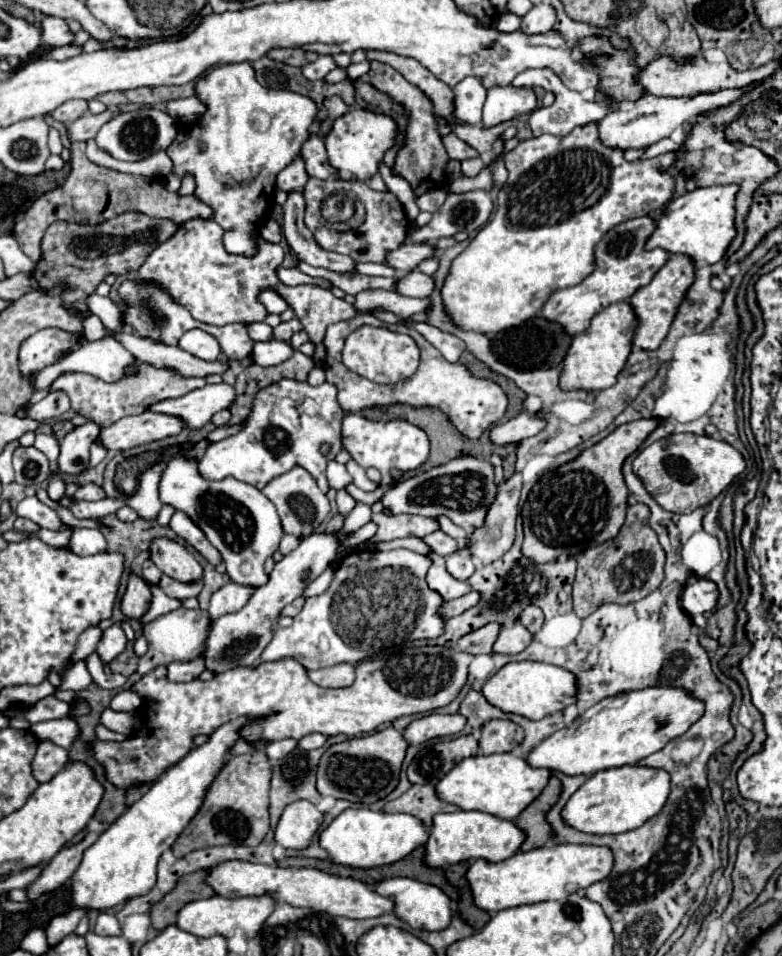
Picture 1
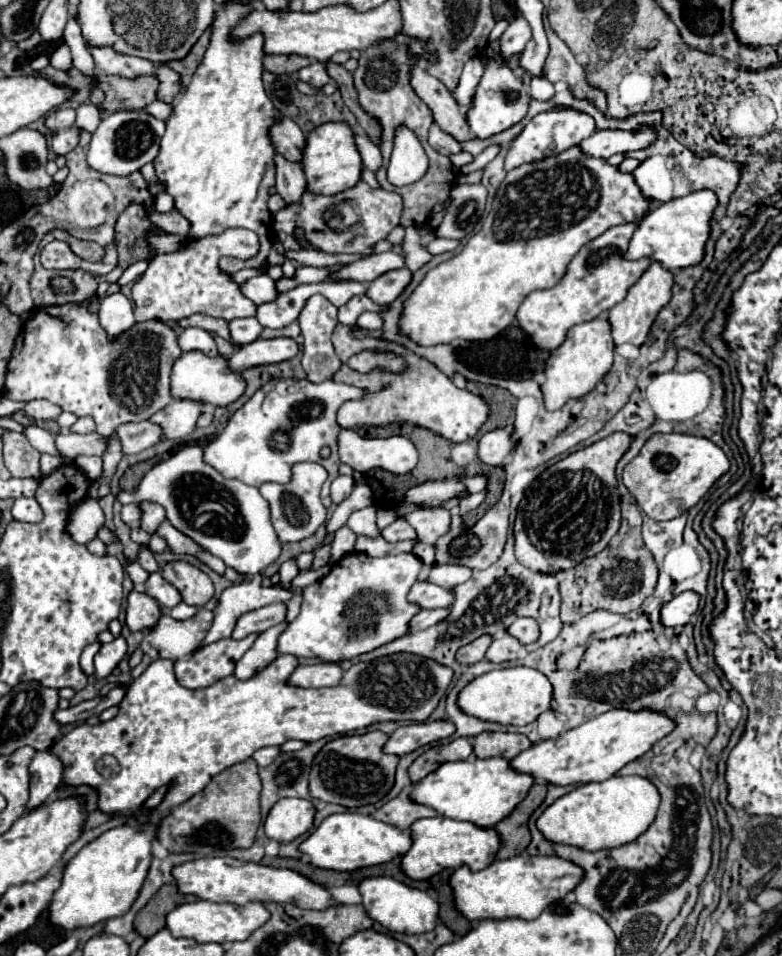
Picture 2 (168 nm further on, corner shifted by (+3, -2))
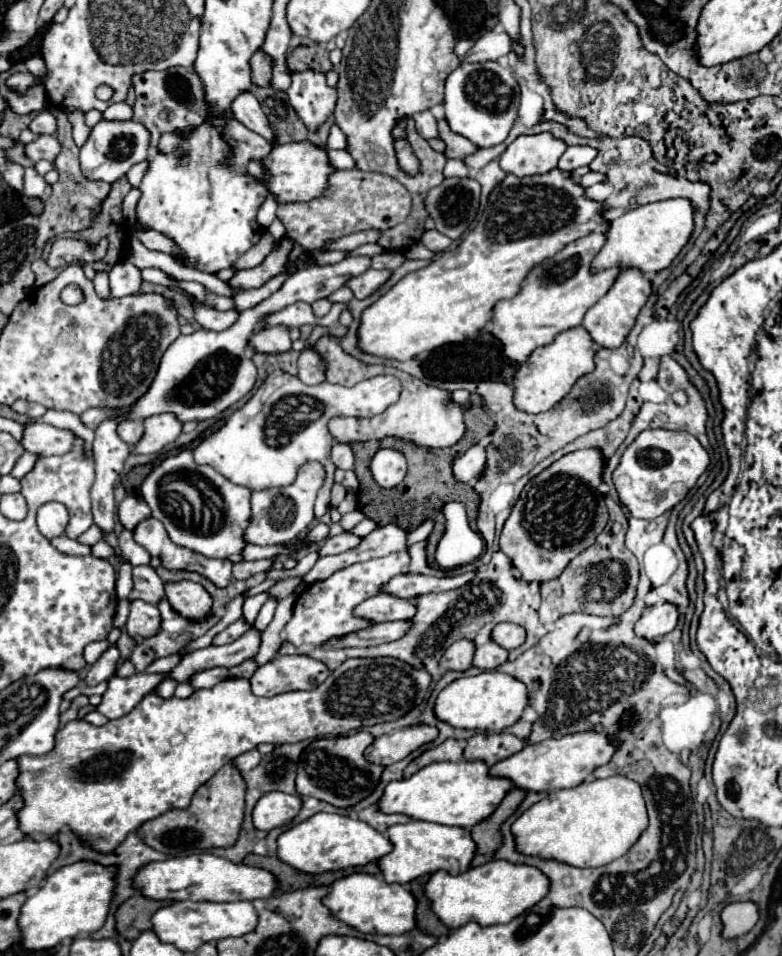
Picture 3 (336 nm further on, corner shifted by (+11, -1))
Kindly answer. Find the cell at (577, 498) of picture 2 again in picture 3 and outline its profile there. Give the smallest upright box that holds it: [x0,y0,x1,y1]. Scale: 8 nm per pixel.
[501,450,609,584]

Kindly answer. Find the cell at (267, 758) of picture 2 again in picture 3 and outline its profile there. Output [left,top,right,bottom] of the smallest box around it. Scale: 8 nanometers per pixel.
[233,750,261,772]

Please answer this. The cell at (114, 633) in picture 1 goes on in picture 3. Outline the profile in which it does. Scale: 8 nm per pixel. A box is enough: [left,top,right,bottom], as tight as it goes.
[85,646,119,686]

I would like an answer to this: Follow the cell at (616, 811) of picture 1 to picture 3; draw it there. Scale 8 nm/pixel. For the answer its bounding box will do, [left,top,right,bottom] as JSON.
[513,776,647,868]

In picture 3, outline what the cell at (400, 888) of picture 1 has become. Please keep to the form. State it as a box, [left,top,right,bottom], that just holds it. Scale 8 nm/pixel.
[321,874,415,934]

